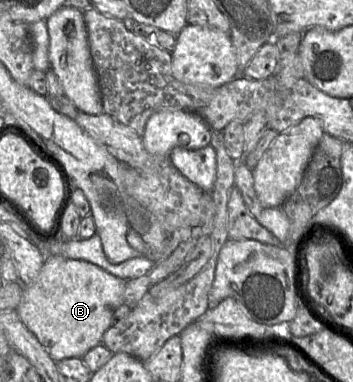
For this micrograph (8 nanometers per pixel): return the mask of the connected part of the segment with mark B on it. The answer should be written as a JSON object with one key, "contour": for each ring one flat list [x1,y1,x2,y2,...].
{"contour":[[46,256,35,280,29,285,23,285,17,312,24,325,56,362,65,358,82,358,90,349,102,343,104,333,116,322,114,311,125,304,125,285,125,279,118,278,90,262,62,256]]}

